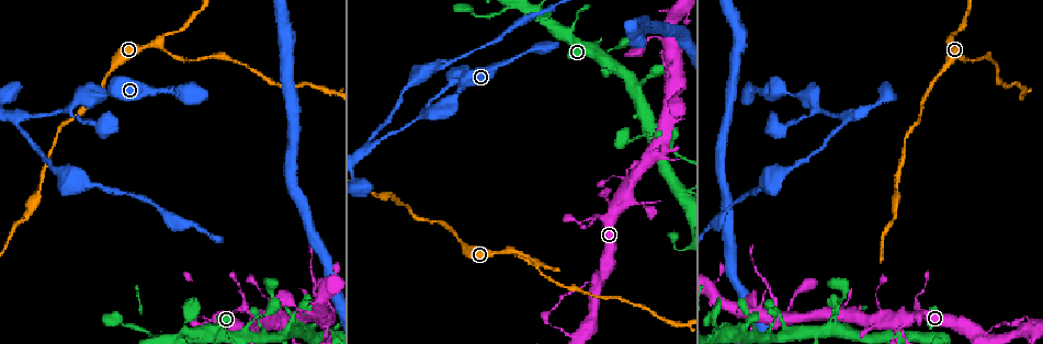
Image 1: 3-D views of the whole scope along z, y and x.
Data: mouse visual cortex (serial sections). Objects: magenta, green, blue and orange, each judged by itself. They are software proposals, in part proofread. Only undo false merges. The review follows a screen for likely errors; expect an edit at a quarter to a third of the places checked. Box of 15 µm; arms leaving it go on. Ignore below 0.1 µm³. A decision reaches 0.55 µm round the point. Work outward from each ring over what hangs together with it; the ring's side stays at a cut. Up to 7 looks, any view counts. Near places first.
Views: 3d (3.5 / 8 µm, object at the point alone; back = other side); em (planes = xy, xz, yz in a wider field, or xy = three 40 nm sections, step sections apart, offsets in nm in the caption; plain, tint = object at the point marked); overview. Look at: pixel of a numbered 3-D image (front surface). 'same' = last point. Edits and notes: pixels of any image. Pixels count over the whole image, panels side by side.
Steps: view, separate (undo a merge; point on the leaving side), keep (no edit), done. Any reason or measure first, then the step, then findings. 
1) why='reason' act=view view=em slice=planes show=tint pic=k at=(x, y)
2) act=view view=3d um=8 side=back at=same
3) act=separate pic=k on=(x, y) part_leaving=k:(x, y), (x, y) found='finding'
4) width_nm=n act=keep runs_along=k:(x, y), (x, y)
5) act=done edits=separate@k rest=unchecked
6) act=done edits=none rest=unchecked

why='narrows sharply' act=view view=3d um=3.5 pic=1 at=(421, 114)

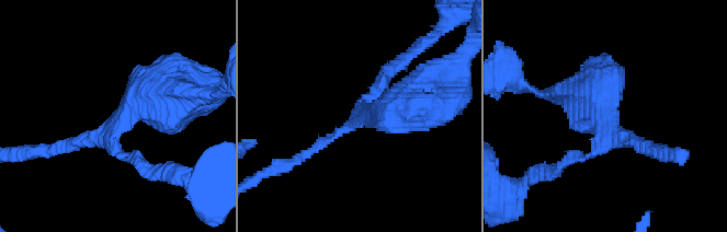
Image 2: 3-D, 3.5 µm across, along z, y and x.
act=view view=em slice=xy step=2 show=tint pic=2 at=(359, 119)

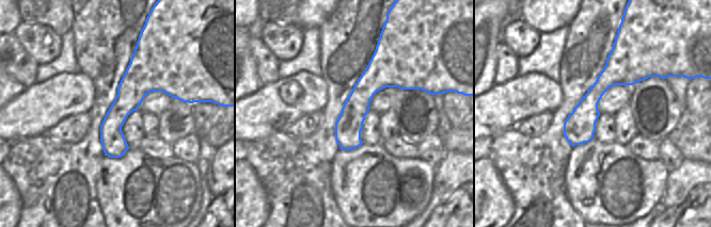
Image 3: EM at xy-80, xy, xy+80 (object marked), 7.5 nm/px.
arm_widths_nm=150,150,600 act=keep runs_along=2:(416, 104), (364, 113), (300, 158) found='one cell here'

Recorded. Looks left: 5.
why='abrupt turn' act=view view=em slice=xy step=5 show=tint pic=1 at=(846, 117)

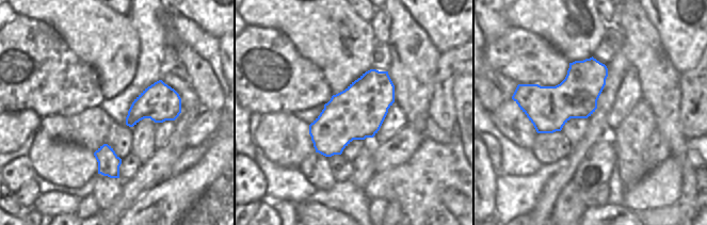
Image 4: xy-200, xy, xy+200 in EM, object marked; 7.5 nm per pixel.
act=view view=3d um=3.5 at=same

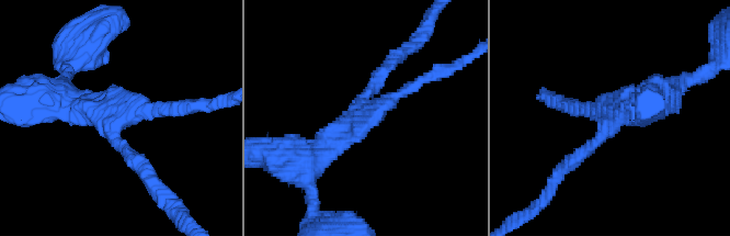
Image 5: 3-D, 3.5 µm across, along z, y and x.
arm_widths_nm=150,200,300 act=keep runs_along=5:(185, 105), (115, 125), (135, 166) found='one cell here'

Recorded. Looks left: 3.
why='a fork' act=view view=3d um=8 pic=1 at=(156, 42)

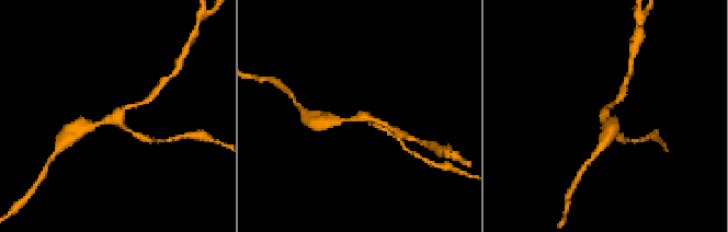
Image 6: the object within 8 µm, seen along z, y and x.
arms=3 arm_widths_nm=150,150,300 why='shape alone is not enough' act=view view=em slice=planes show=tint pic=6 at=(363, 120)

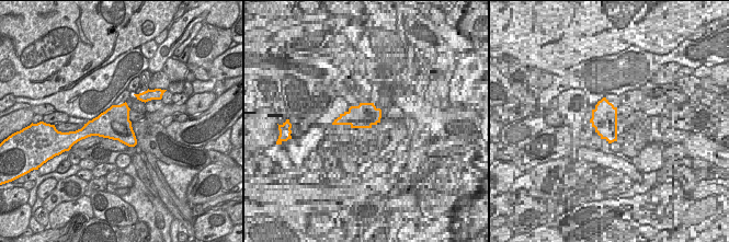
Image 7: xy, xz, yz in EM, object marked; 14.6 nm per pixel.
act=keep runs_along=6:(330, 120), (364, 118), (386, 130) found='one cell here'

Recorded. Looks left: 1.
act=done edits=none rest=unchecked

